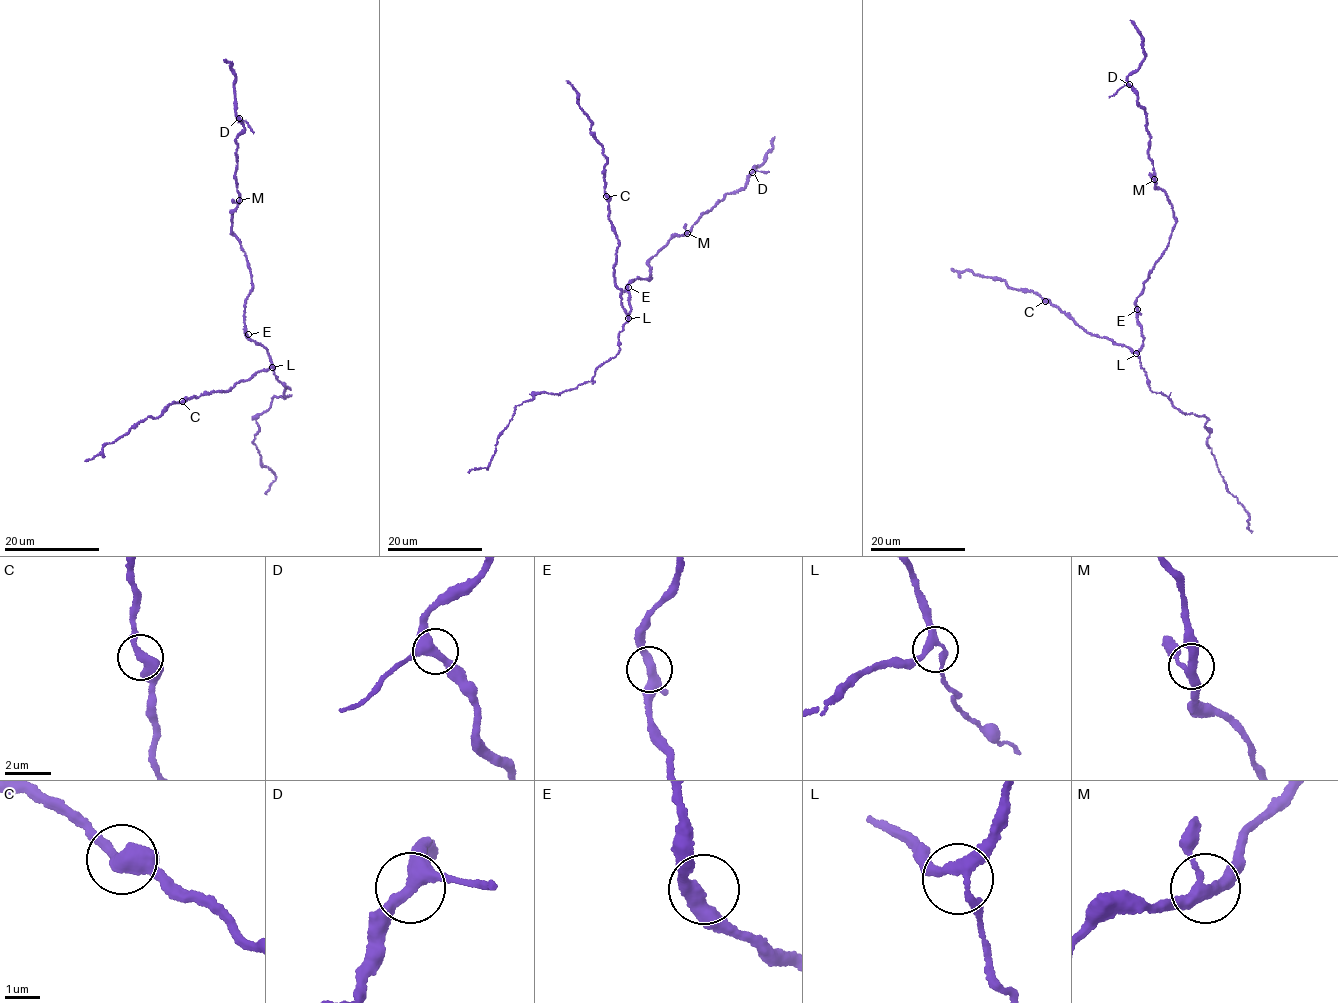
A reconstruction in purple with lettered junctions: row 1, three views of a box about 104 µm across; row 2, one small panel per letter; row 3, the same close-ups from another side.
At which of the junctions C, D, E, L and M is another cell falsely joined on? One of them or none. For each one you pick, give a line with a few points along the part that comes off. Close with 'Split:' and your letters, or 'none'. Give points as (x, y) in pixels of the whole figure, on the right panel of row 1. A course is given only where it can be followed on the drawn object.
Split: none

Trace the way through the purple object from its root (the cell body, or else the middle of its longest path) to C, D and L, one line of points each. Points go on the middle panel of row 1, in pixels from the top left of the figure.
C: (632, 281), (626, 284), (630, 307), (627, 317), (621, 290), (614, 277), (618, 243), (609, 219), (606, 196)
D: (632, 281), (649, 279), (654, 256), (728, 193), (747, 185), (753, 172)
L: (632, 281), (626, 284), (630, 307), (628, 318)

